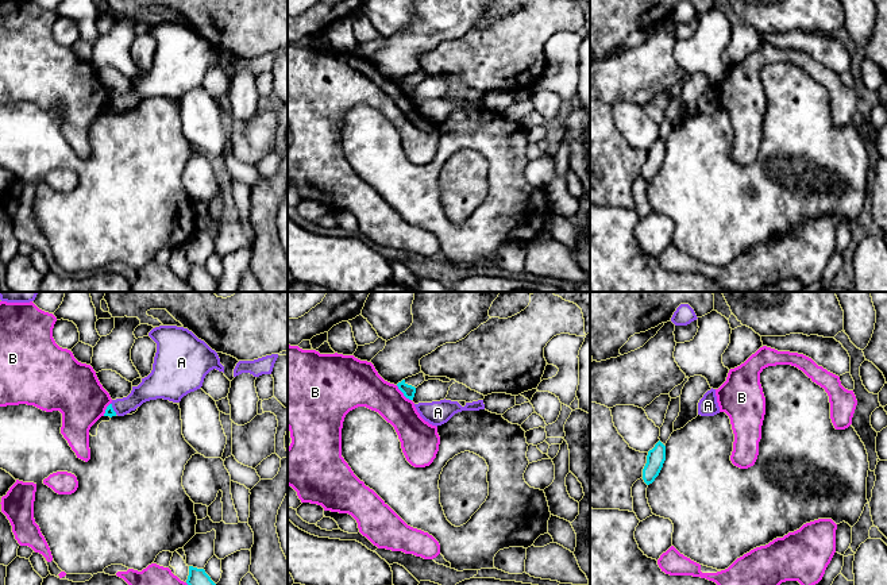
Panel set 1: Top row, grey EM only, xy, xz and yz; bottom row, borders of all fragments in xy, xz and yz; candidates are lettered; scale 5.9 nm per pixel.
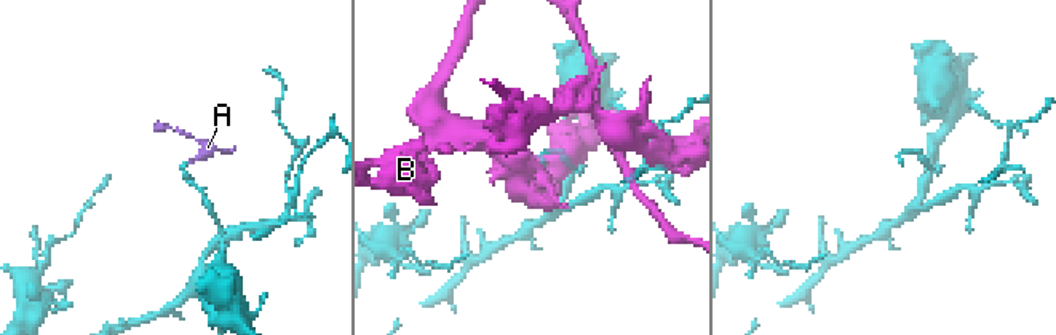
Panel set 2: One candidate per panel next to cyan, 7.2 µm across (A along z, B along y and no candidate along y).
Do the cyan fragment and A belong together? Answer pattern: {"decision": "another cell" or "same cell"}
{"decision": "another cell"}

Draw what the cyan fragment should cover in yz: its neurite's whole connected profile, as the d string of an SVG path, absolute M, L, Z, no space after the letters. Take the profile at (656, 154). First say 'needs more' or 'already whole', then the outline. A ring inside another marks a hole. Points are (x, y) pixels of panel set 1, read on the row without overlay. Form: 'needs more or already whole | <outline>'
already whole | M659 138L652 147L648 149L647 161L643 166L643 177L647 182L652 181L659 173L666 158L666 143Z

